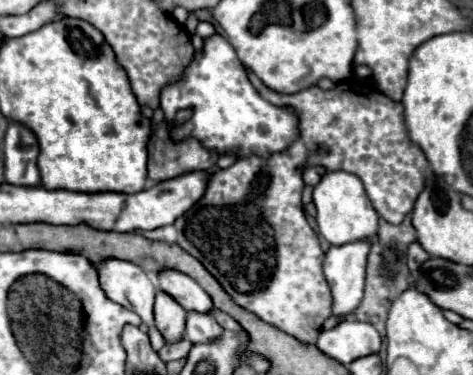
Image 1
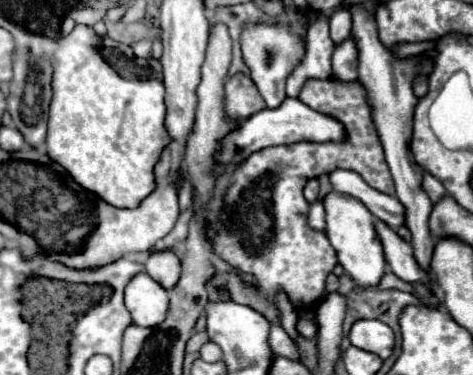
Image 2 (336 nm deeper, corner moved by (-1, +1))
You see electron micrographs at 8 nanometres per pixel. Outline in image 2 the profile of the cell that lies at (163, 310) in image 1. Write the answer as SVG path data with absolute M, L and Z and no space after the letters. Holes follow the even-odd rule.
M171 250L151 252L143 264L145 264L145 272L165 290L171 290L181 278L181 260Z

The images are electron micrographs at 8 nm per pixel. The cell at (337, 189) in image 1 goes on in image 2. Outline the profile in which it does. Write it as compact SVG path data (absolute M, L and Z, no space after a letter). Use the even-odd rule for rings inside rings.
M329 192L323 198L323 206L325 206L325 214L327 214L325 232L327 232L331 246L337 250L339 264L359 286L377 286L383 276L385 256L383 256L383 246L381 246L377 230L375 230L375 216L357 198L351 198L351 196L339 194L339 192Z

